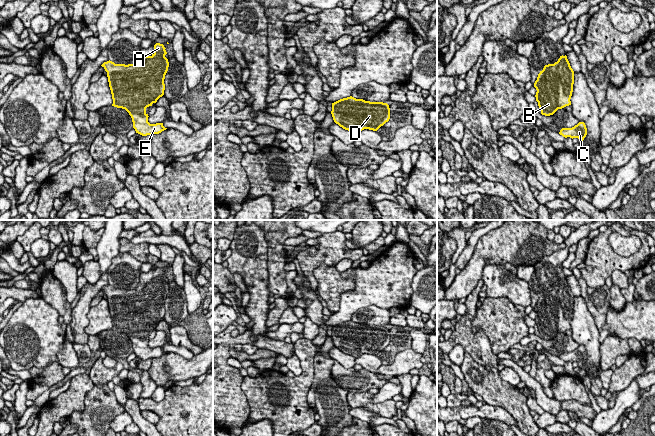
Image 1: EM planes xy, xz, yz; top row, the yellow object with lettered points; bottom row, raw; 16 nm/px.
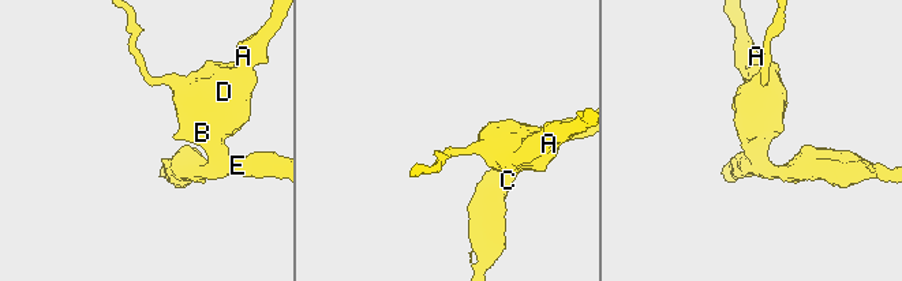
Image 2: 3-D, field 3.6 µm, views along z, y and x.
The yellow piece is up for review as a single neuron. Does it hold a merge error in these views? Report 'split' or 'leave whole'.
leave whole

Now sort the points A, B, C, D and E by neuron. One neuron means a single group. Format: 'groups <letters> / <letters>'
groups A B C D E

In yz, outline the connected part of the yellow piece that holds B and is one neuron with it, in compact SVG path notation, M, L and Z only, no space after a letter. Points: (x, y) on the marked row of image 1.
M560 56L554 64L545 65L534 83L536 101L545 116L553 115L558 109L571 105L574 71L567 56Z

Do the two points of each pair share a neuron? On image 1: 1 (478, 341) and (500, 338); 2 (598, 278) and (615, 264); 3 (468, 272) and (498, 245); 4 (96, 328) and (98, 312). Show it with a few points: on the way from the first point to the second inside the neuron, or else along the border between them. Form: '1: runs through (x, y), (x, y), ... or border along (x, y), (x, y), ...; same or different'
1: border along (472, 323), (472, 331), (480, 328), (496, 355); different
2: runs through (602, 274), (611, 265); same
3: runs through (476, 264), (490, 249); same
4: runs through (97, 324), (98, 316); same

